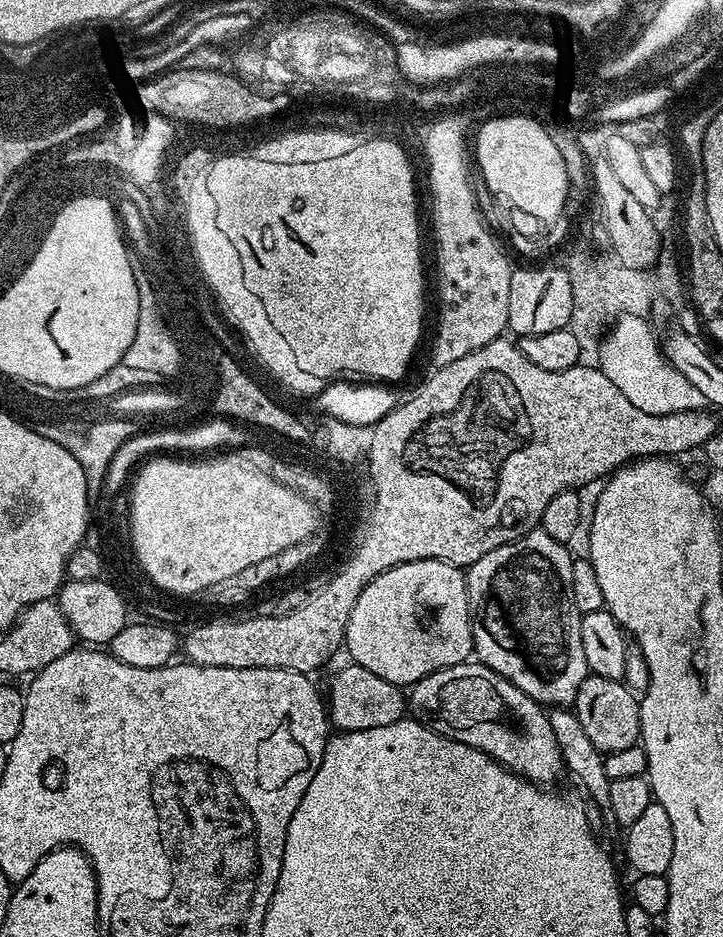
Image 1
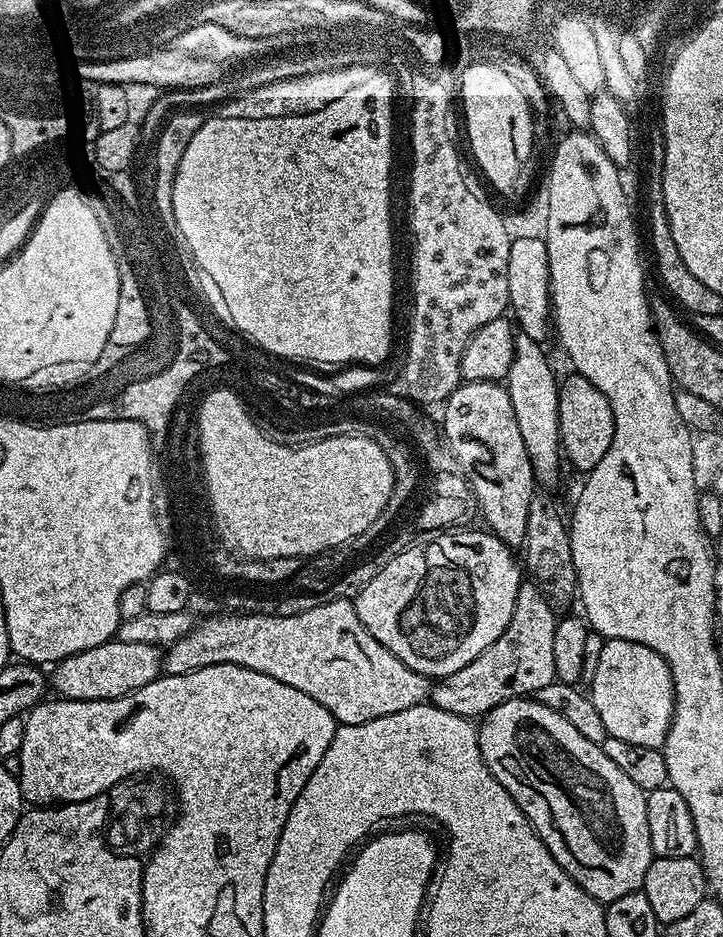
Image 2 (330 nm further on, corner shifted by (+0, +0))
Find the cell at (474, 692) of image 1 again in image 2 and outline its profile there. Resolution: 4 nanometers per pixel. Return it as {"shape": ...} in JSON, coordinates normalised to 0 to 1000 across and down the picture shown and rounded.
{"shape":[[[739,745],[701,747],[683,753],[683,758],[674,760],[663,769],[658,787],[664,804],[678,826],[683,826],[683,830],[689,830],[689,835],[705,847],[705,852],[711,852],[711,856],[722,864],[722,869],[736,879],[737,886],[750,894],[755,907],[761,907],[761,911],[766,911],[766,920],[772,920],[772,924],[777,924],[777,928],[783,928],[783,933],[788,933],[788,937],[794,937],[794,941],[799,941],[799,946],[805,946],[805,950],[811,950],[811,954],[816,954],[823,961],[838,967],[844,963],[849,963],[849,958],[860,958],[866,954],[889,949],[893,928],[899,928],[905,917],[899,899],[899,877],[893,877],[896,852],[887,841],[877,839],[877,835],[871,835],[871,830],[866,830],[866,826],[860,826],[860,822],[855,822],[855,818],[849,818],[849,813],[844,813],[844,809],[838,809],[831,795],[816,792],[816,788],[808,787],[794,774],[783,771],[783,766],[777,766],[777,762],[772,762],[772,758],[761,758],[761,753],[750,753],[750,749],[744,749]]]}

